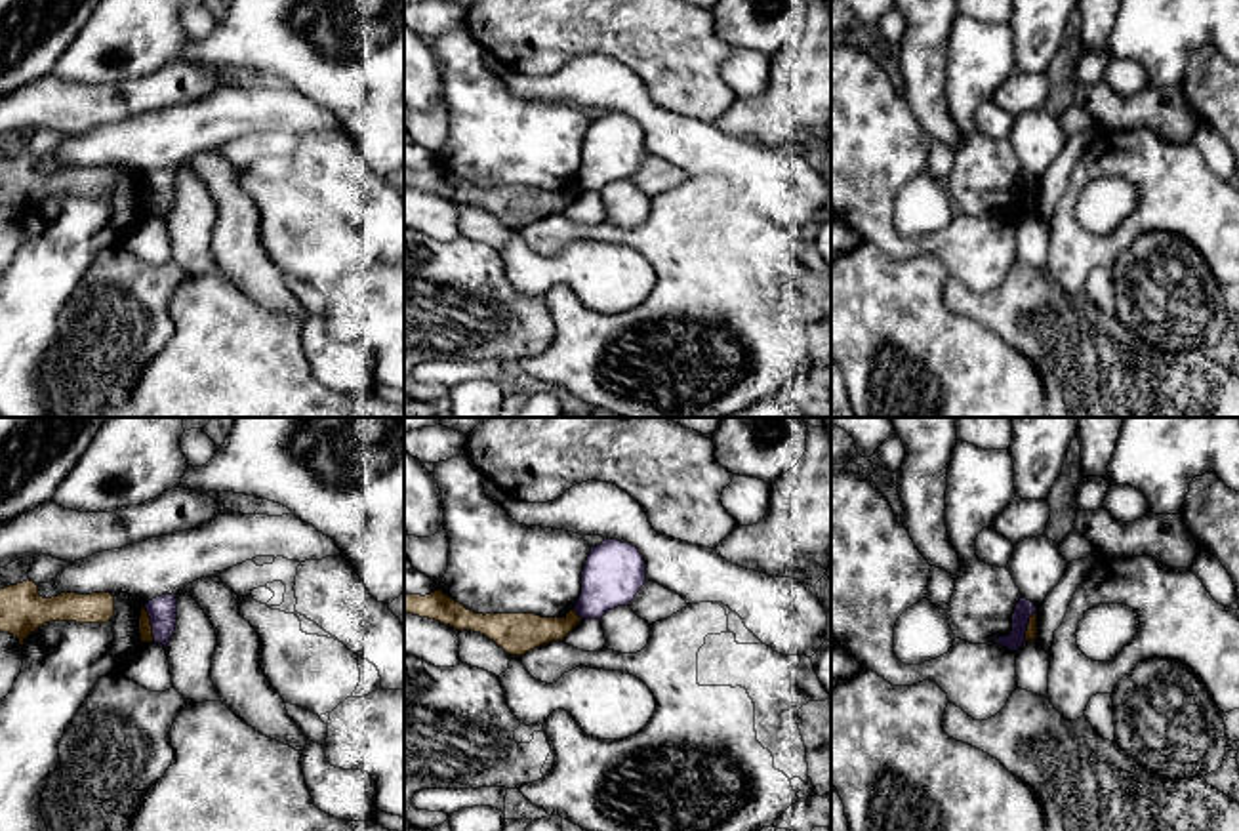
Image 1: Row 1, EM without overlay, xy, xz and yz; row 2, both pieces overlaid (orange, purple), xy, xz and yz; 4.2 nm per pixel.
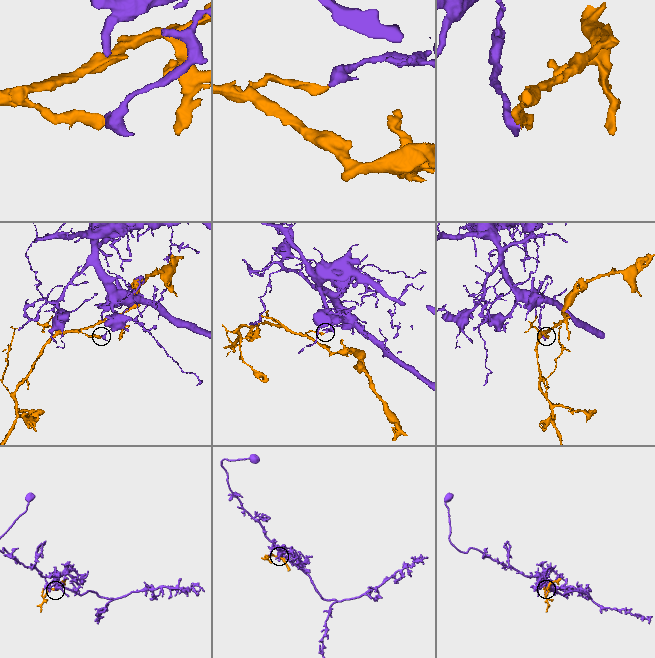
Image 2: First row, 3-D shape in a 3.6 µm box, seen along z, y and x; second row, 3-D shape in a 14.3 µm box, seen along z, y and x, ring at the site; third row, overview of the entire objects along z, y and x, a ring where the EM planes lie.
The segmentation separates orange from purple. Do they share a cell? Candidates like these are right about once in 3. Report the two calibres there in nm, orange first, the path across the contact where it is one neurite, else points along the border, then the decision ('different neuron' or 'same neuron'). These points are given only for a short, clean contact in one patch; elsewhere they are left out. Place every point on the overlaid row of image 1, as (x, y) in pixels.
60 nm thick on the orange side, 130 nm on the other; border along xy (143, 605), (155, 639); different neuron

